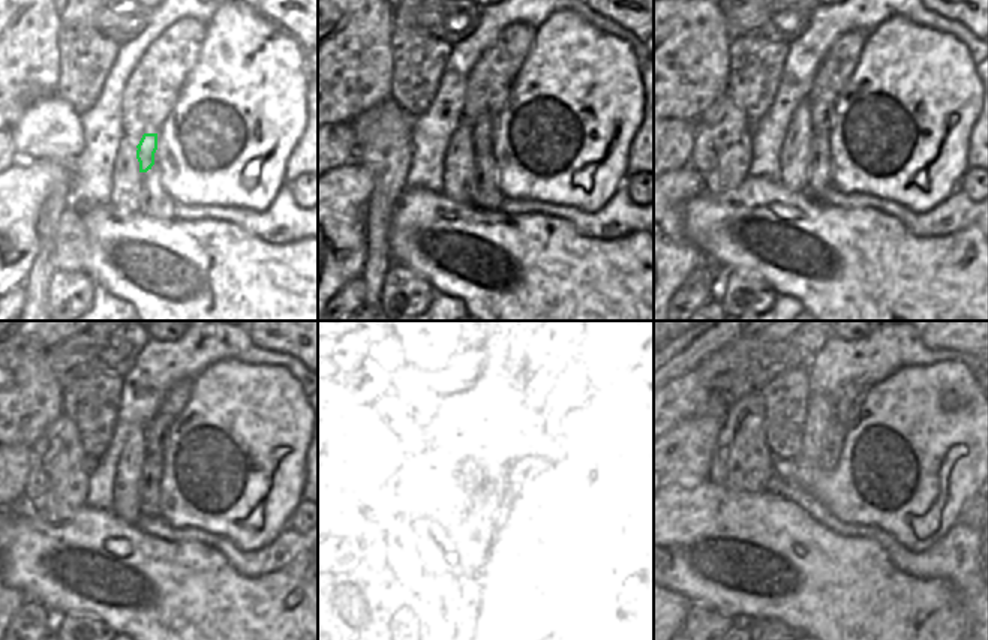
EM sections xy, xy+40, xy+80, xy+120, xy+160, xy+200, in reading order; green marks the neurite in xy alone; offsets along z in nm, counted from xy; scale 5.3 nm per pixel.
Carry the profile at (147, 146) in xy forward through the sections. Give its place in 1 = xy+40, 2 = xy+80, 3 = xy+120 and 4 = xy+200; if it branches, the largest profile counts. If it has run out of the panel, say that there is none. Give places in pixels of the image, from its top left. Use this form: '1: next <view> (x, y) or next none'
1: next xy+40 (485, 126)
2: next xy+80 (822, 108)
3: next xy+120 (156, 429)
4: next xy+200 (847, 405)

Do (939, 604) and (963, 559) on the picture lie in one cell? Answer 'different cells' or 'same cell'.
different cells

